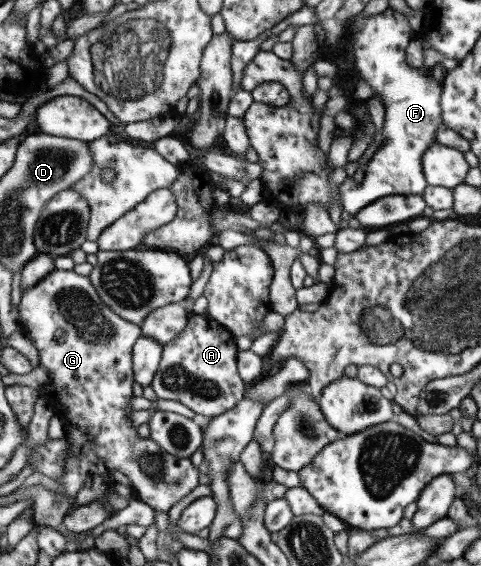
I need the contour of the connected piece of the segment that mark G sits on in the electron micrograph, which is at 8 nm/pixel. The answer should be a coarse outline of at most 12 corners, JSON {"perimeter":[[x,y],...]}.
{"perimeter":[[53,269],[19,324],[65,425],[54,494],[118,470],[168,512],[198,486],[189,457],[130,426],[131,348],[89,279]]}

